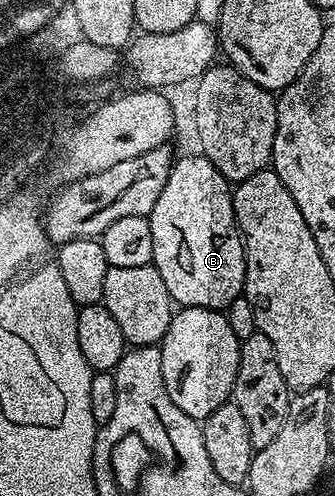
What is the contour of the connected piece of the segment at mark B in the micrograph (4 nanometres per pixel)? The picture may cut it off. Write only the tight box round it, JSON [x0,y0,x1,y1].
[147,153,244,311]

